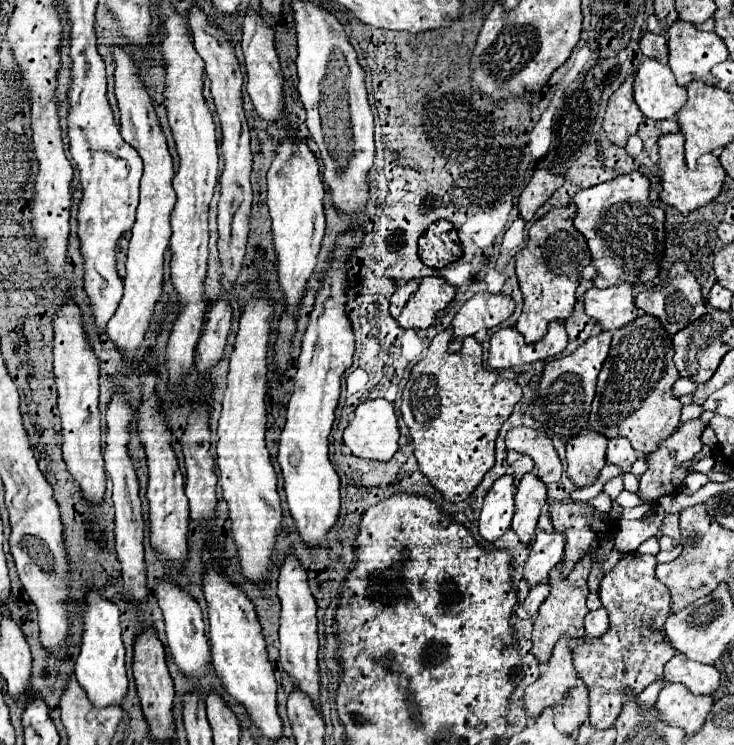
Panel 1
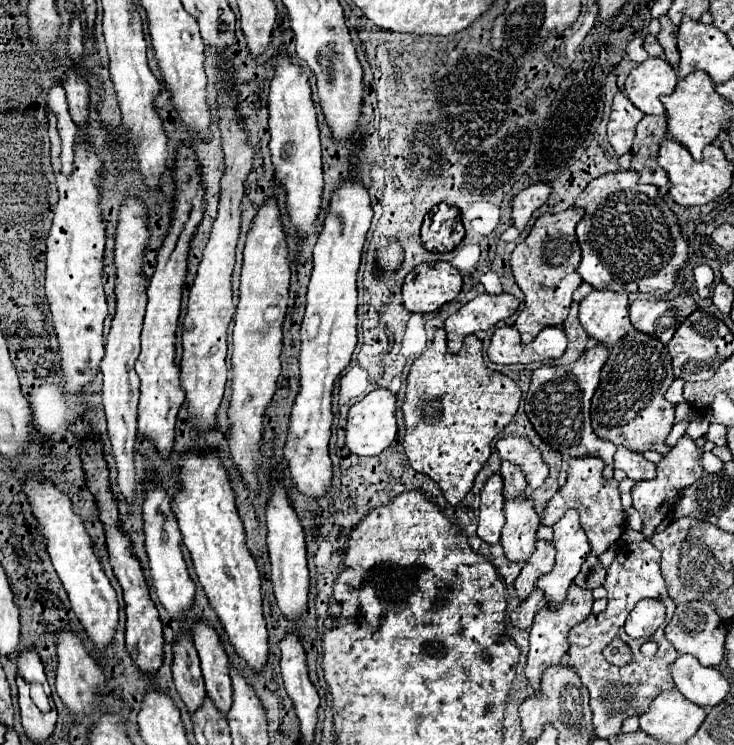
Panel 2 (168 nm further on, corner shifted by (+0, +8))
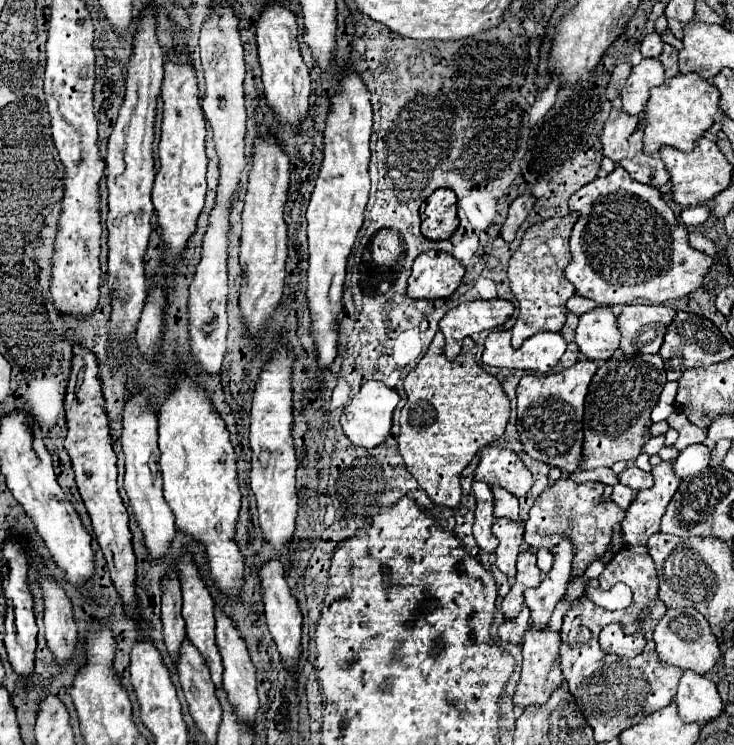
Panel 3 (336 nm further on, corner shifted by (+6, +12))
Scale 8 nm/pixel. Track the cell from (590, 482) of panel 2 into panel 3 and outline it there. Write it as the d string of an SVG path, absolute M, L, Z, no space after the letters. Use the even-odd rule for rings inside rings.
M561 476L551 488L543 490L541 496L535 500L535 504L529 510L529 518L525 522L525 544L533 548L531 552L539 552L541 548L553 552L553 548L569 538L569 542L575 546L573 550L573 564L571 564L571 578L583 576L587 566L605 554L613 526L623 520L625 510L621 510L615 502L601 504L603 498L603 484L601 482L585 482L575 484L567 476Z

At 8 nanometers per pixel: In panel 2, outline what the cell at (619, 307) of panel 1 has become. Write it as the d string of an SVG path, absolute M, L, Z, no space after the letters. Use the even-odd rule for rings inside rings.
M593 290L579 304L579 320L589 336L609 346L625 336L629 322L629 294L613 290Z

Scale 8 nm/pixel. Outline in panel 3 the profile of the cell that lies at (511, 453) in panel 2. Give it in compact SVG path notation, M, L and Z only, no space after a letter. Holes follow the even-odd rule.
M497 446L483 448L475 470L475 480L481 480L491 488L505 488L517 498L525 496L533 486L531 472L525 468L521 458L513 450L503 450Z

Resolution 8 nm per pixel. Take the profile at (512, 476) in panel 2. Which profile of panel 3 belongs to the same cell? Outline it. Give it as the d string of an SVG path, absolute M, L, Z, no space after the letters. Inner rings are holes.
M493 488L493 496L495 496L495 516L519 522L519 502L517 502L517 498L509 496L509 492L503 492L501 488Z

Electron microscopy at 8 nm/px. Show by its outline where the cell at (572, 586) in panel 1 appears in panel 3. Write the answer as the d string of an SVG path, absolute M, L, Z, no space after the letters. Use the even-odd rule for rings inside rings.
M529 628L523 640L523 666L521 666L521 678L513 696L513 704L517 708L527 708L527 706L541 706L549 700L553 690L557 690L563 684L563 672L559 666L559 632L551 632L549 628L535 632L535 628Z

